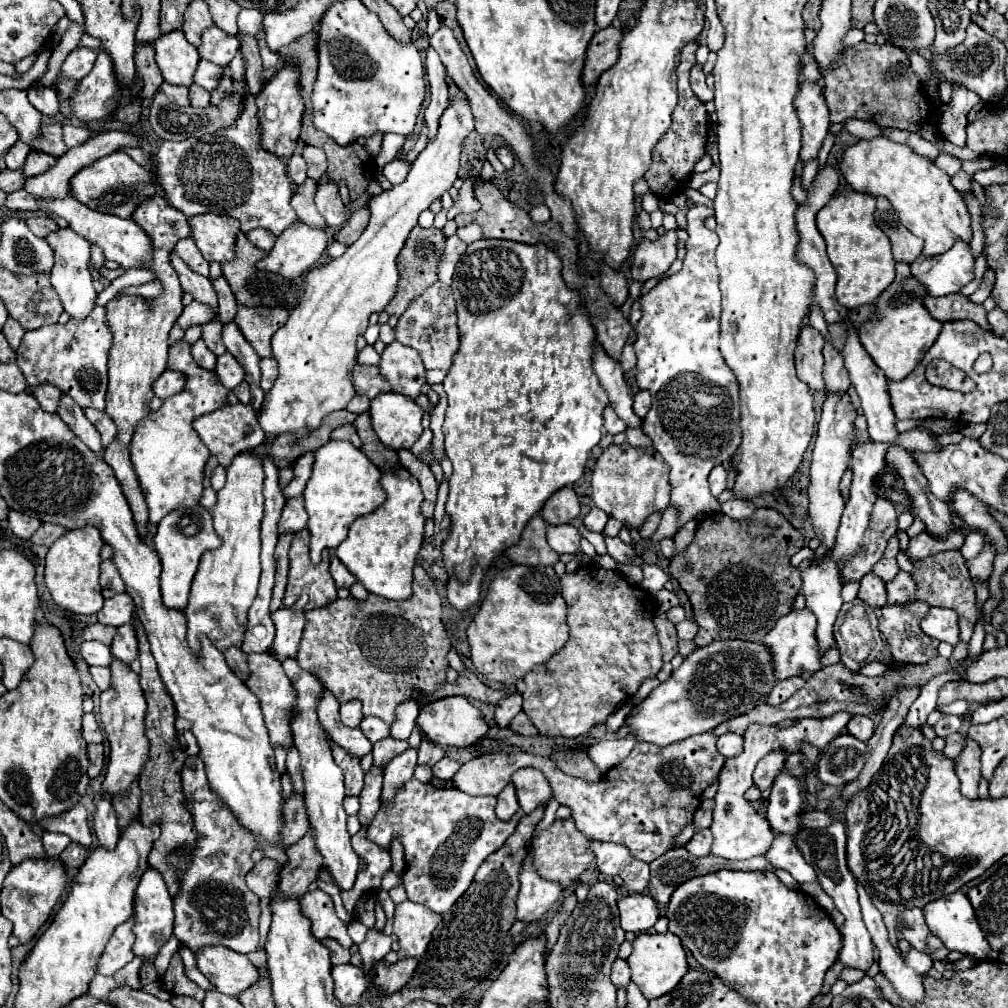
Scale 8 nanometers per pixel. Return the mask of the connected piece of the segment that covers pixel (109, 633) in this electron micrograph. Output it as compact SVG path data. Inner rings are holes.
M94 622L94 624L88 624L82 632L82 638L84 640L98 640L98 642L104 642L106 646L110 646L112 638L114 638L116 630L112 626L104 626L100 622Z

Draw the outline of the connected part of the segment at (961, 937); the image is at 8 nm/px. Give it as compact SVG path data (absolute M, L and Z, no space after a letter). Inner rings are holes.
M954 892L954 894L948 894L944 898L938 898L934 902L928 902L924 906L924 918L926 918L926 924L930 928L930 932L934 936L938 936L942 940L942 944L948 948L948 950L956 950L956 952L962 952L966 956L976 956L978 960L998 960L1000 952L992 950L976 922L976 916L974 916L974 910L972 910L972 904L968 902L966 894L964 892Z

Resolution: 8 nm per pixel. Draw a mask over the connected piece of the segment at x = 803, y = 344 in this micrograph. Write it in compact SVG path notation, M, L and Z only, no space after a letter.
M810 324L800 328L794 362L796 362L798 378L806 382L810 390L824 390L822 346L824 346L824 338L818 330L814 330Z

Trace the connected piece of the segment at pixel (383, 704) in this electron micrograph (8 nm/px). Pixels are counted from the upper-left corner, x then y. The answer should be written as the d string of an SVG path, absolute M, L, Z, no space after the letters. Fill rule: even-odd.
M416 564L414 566L414 582L412 582L412 598L408 600L384 600L376 594L368 594L366 600L346 598L334 600L332 604L306 612L306 626L300 640L300 648L296 654L298 664L316 674L316 678L328 688L340 704L350 700L362 702L364 716L378 716L384 722L394 722L394 710L400 702L420 700L428 690L436 690L440 682L446 680L446 654L450 650L450 638L440 620L442 606L440 596L434 588L434 580L426 574L426 570ZM420 666L420 690L416 688L416 670Z

